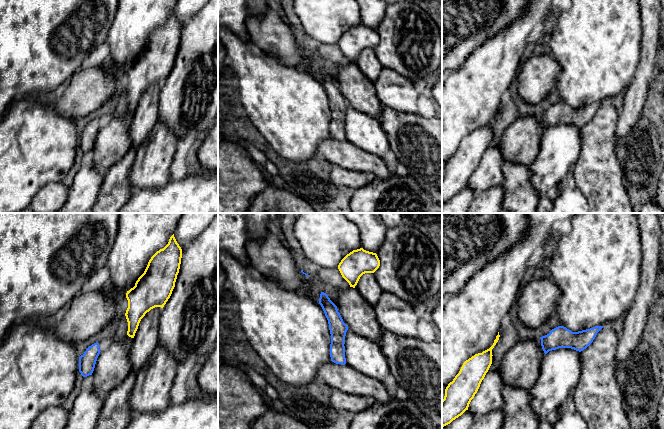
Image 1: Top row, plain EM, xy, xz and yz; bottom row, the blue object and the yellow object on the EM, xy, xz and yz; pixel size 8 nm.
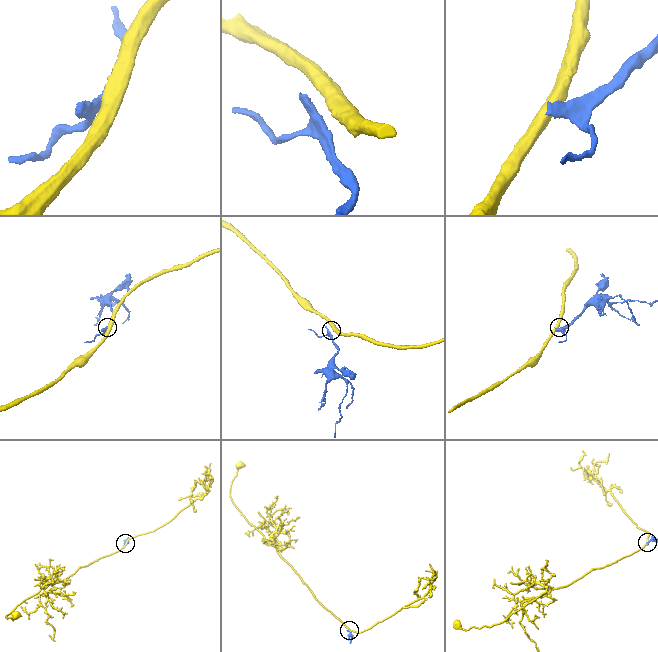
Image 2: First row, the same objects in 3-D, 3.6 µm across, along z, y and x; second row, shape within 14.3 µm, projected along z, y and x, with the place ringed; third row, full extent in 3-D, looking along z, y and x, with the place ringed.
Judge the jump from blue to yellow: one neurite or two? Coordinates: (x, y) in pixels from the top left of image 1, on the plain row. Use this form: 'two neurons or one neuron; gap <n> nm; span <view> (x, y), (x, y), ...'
two neurons; gap 190 nm; span xz (325, 69), (342, 52)

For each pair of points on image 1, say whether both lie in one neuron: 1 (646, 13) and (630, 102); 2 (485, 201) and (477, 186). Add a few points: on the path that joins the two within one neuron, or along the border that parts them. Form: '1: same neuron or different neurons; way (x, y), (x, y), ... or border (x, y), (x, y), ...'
1: same neuron; way (649, 35), (648, 64), (641, 80)
2: different neurons; border (502, 182), (476, 194)

